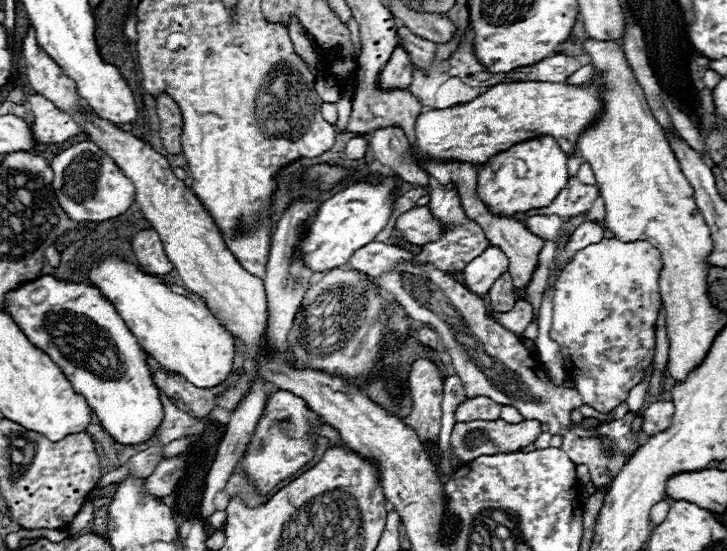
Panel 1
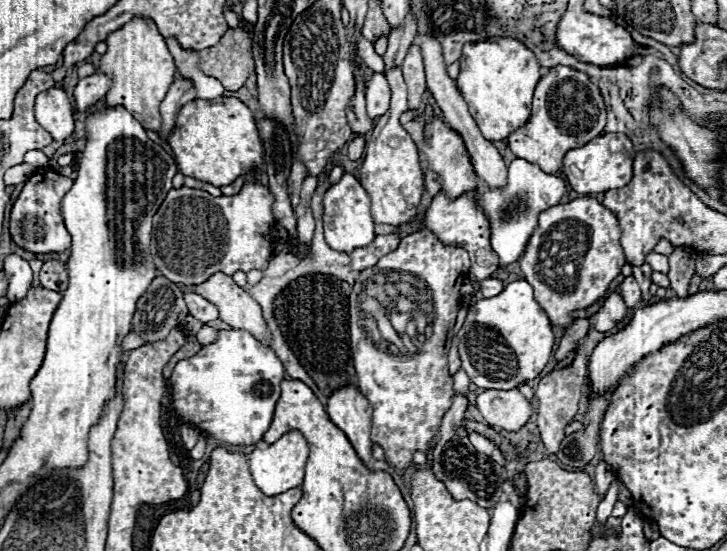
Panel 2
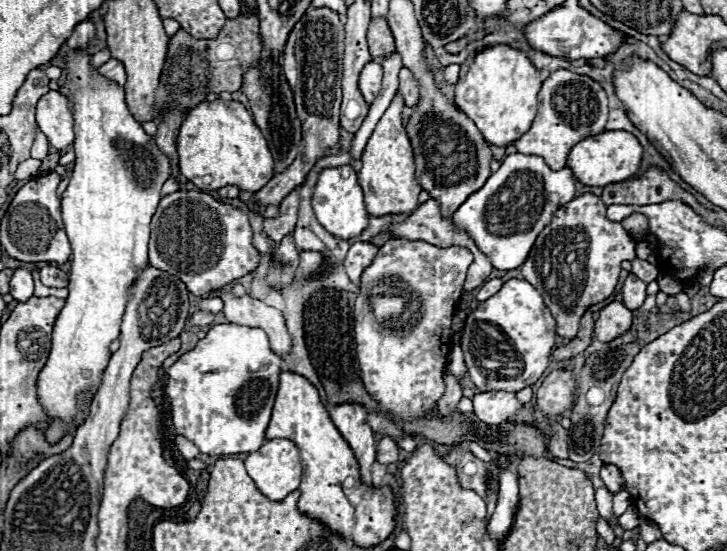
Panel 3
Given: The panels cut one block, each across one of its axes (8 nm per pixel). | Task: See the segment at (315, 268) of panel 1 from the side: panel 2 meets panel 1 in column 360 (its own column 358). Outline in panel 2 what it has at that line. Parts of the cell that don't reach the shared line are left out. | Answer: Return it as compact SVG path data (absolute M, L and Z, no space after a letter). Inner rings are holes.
M344 174L336 184L332 184L324 194L324 234L330 248L338 252L352 252L354 248L364 248L374 240L374 222L370 216L370 198L360 186L354 174Z

